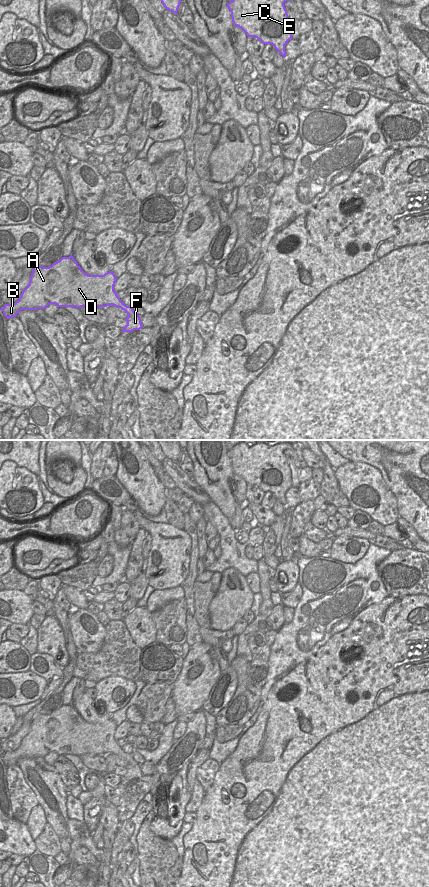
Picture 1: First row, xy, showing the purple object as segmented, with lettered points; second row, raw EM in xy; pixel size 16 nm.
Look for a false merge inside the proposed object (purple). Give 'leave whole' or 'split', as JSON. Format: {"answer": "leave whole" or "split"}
{"answer": "leave whole"}

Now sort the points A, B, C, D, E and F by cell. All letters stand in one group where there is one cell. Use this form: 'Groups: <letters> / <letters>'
Groups: A B C D E F

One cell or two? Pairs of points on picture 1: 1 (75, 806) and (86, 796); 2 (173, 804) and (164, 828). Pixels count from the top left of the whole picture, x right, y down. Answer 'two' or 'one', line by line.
1: two
2: one

